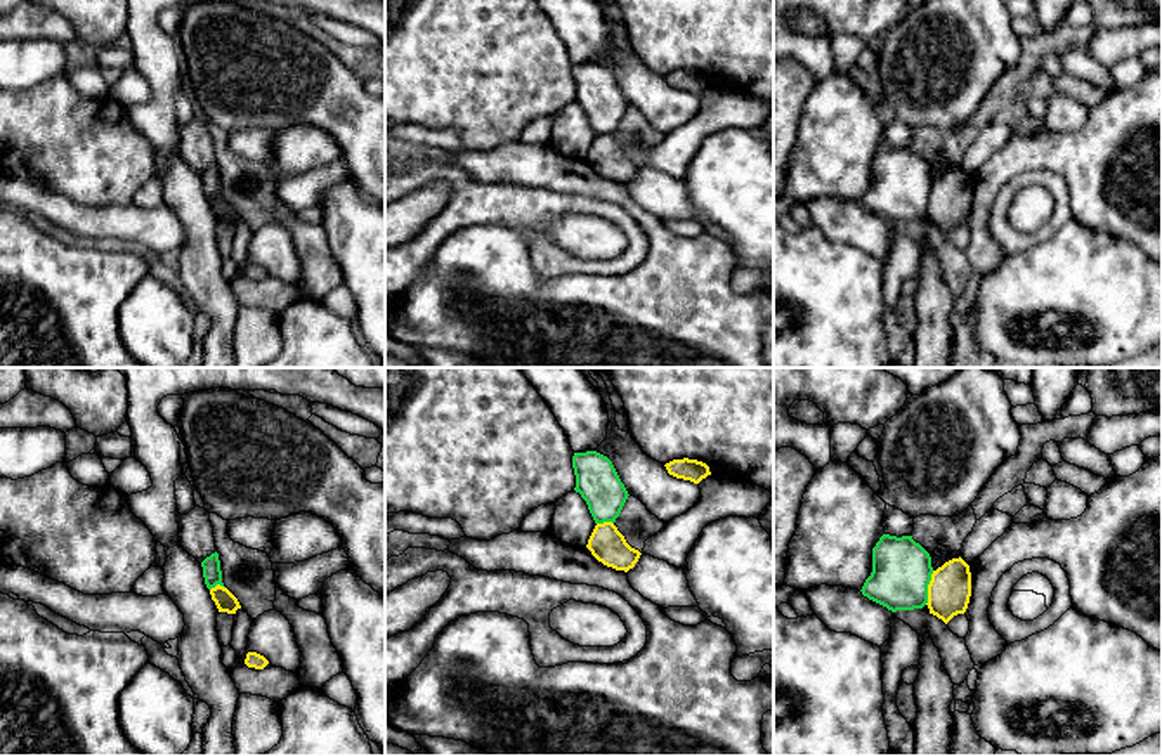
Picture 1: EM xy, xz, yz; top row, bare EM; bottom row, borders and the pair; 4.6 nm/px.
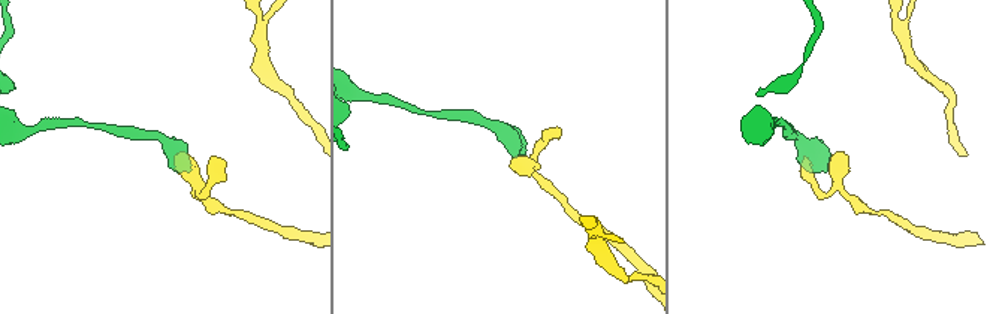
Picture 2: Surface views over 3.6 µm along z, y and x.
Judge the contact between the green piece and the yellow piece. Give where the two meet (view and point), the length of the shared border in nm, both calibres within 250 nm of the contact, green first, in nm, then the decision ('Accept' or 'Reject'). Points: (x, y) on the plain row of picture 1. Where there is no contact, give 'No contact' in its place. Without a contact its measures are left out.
Touches green at yz (926, 200). Shared border 170 nm. Thickness 280 nm (green) against 200 nm. Reject

